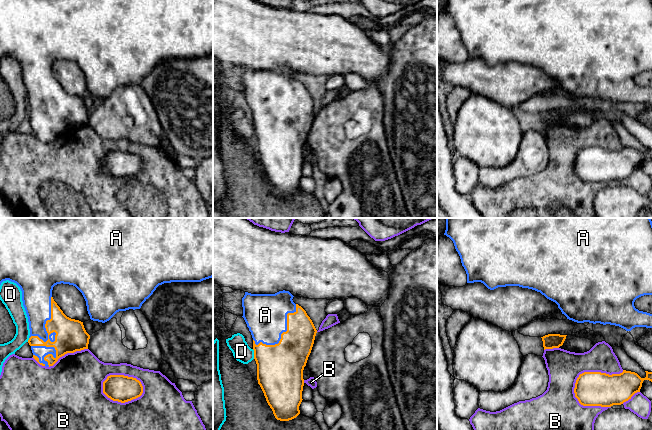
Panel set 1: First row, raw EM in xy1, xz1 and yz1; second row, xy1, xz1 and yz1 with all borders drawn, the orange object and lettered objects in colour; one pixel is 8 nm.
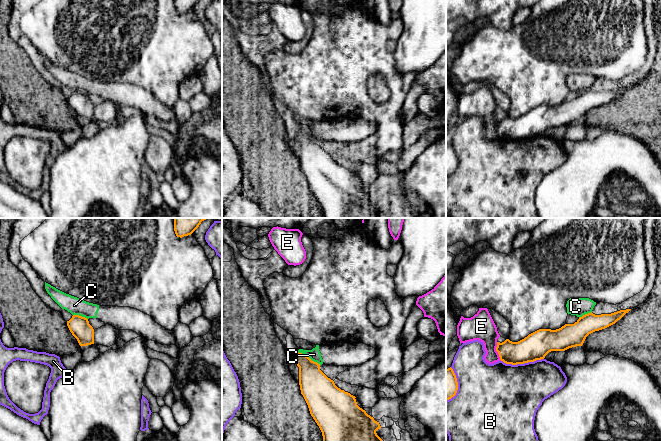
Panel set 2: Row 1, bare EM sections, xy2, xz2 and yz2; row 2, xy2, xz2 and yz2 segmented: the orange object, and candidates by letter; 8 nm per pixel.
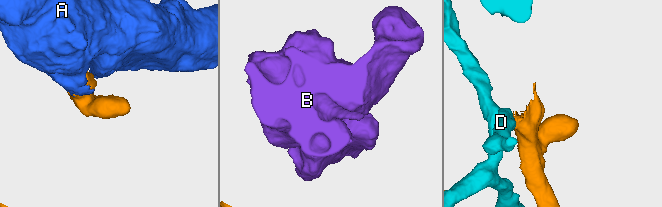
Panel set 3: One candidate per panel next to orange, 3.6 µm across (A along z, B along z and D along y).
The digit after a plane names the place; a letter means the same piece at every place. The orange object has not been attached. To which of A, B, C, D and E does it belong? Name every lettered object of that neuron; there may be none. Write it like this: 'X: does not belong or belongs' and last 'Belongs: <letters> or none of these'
A: belongs
B: does not belong
C: does not belong
D: does not belong
E: does not belong
Belongs: A

